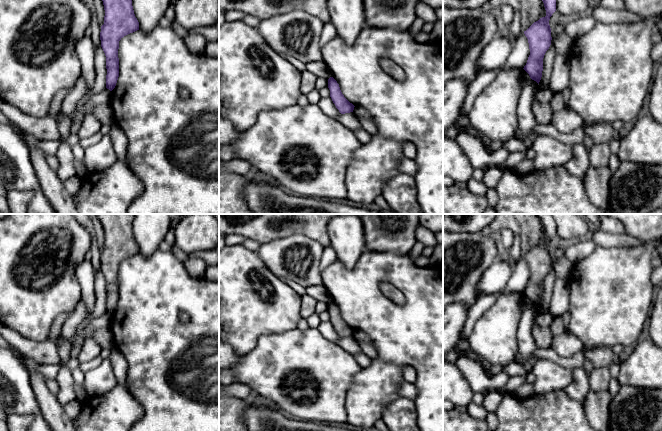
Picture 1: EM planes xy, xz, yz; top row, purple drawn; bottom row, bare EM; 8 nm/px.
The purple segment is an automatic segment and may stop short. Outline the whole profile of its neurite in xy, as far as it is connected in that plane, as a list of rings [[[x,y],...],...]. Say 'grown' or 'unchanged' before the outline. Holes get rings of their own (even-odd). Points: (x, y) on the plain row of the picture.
unchanged; [[[96,214],[103,225],[105,240],[101,250],[101,271],[106,280],[106,312],[112,315],[119,301],[119,265],[139,254],[132,224],[135,214]]]

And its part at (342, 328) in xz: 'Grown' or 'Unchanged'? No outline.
Unchanged

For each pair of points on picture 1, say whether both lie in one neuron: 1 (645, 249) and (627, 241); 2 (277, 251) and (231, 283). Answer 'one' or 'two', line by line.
1: two
2: two

